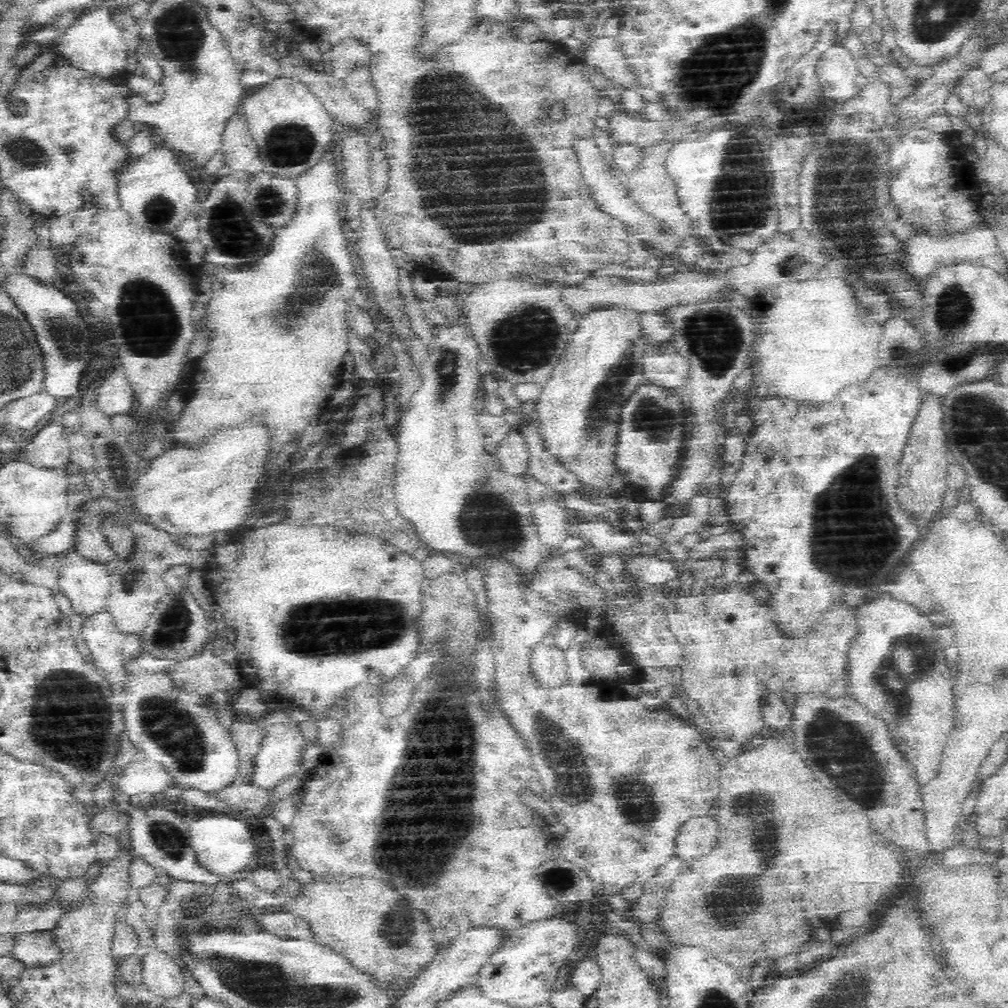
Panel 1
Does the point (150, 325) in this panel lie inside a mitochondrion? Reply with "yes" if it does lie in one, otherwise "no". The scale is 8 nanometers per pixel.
yes

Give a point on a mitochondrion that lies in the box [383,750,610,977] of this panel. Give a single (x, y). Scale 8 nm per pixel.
(560, 877)

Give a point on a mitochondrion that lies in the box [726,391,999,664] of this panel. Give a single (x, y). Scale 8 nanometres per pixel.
(843, 535)

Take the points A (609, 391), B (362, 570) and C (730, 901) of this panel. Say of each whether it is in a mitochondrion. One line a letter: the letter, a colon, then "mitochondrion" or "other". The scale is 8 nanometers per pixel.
A: mitochondrion
B: other
C: mitochondrion

